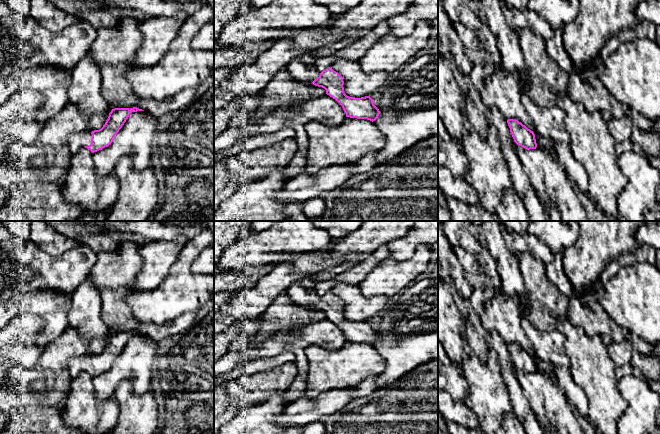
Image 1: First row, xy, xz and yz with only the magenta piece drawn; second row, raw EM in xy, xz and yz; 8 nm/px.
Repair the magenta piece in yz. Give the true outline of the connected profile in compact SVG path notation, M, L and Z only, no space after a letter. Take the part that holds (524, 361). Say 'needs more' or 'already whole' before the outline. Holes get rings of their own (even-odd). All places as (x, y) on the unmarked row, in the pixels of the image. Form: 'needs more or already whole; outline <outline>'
already whole; outline M508 343L507 347L510 352L510 356L514 363L514 366L517 369L527 374L537 372L535 358L533 355L528 353L525 349L523 349L516 343Z

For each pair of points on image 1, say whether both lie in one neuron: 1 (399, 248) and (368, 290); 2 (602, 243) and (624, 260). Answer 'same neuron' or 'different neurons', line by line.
1: different neurons
2: different neurons

